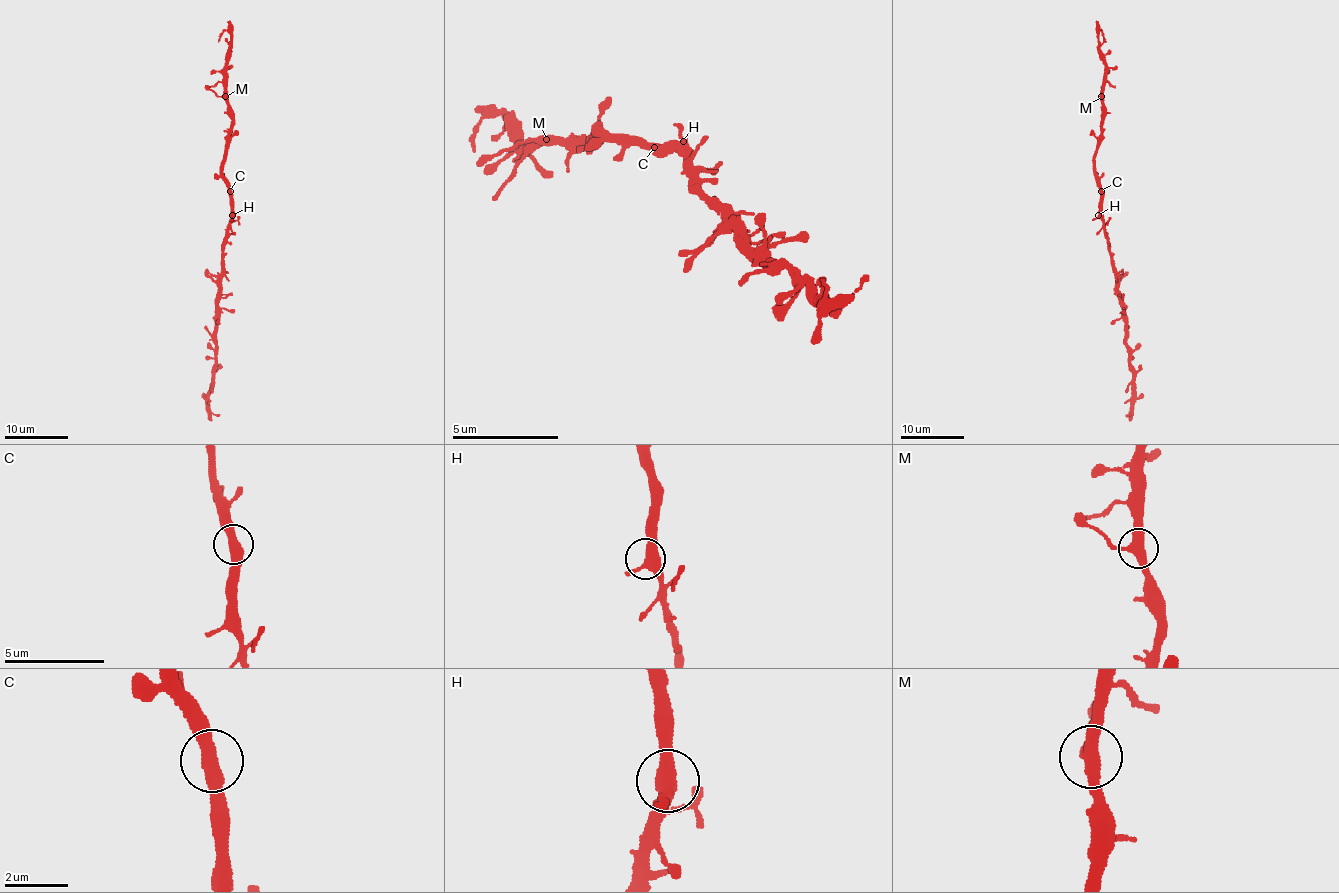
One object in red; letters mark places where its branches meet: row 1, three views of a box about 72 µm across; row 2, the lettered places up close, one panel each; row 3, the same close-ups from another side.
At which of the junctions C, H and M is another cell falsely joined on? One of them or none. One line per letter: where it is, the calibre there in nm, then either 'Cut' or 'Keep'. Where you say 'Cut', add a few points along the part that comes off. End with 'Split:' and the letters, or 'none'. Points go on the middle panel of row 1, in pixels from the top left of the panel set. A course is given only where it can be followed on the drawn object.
C: Place: (654, 147). Thickness 440 nm. Keep
H: Place: (683, 141). Thickness 380 nm. Keep
M: Place: (546, 139). Thickness 360 nm. Keep
Split: none

